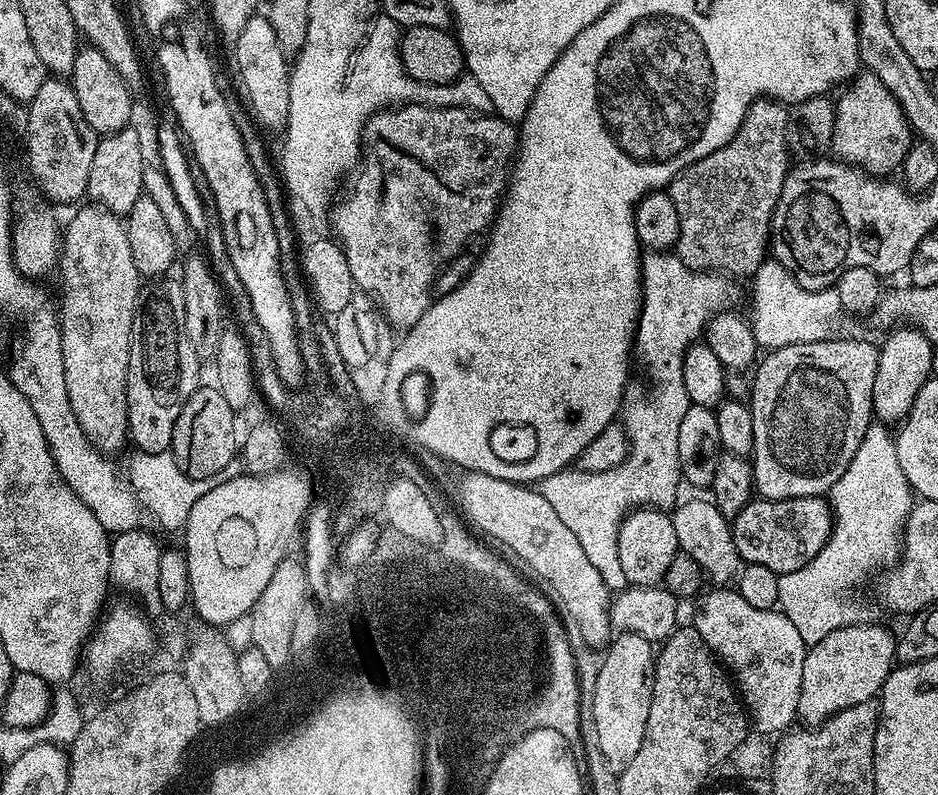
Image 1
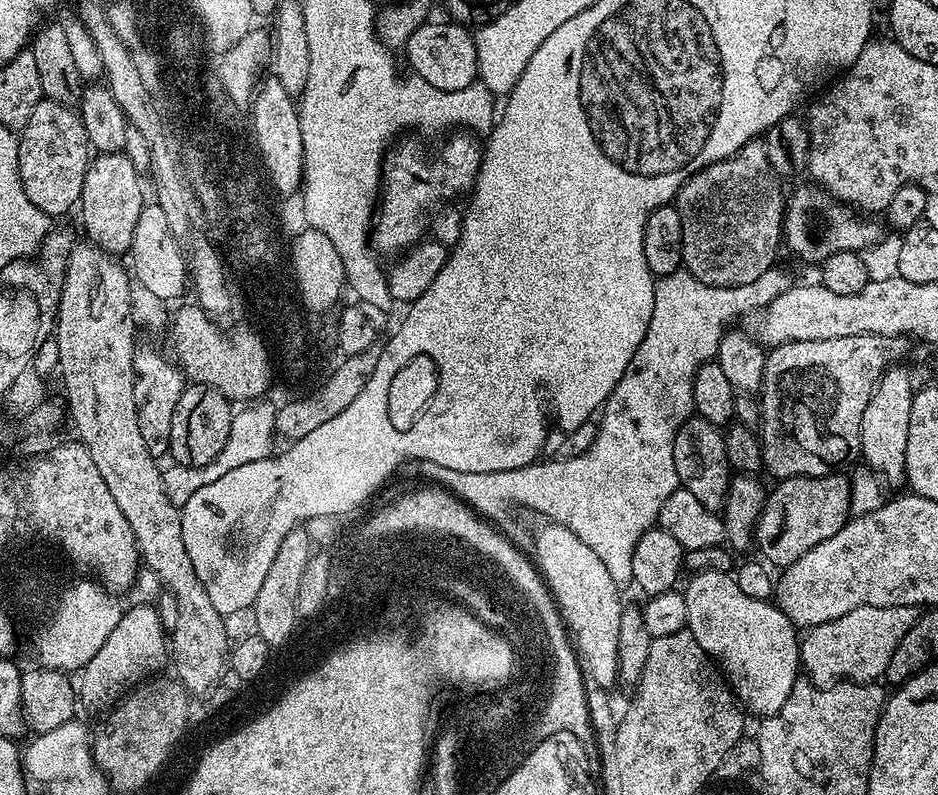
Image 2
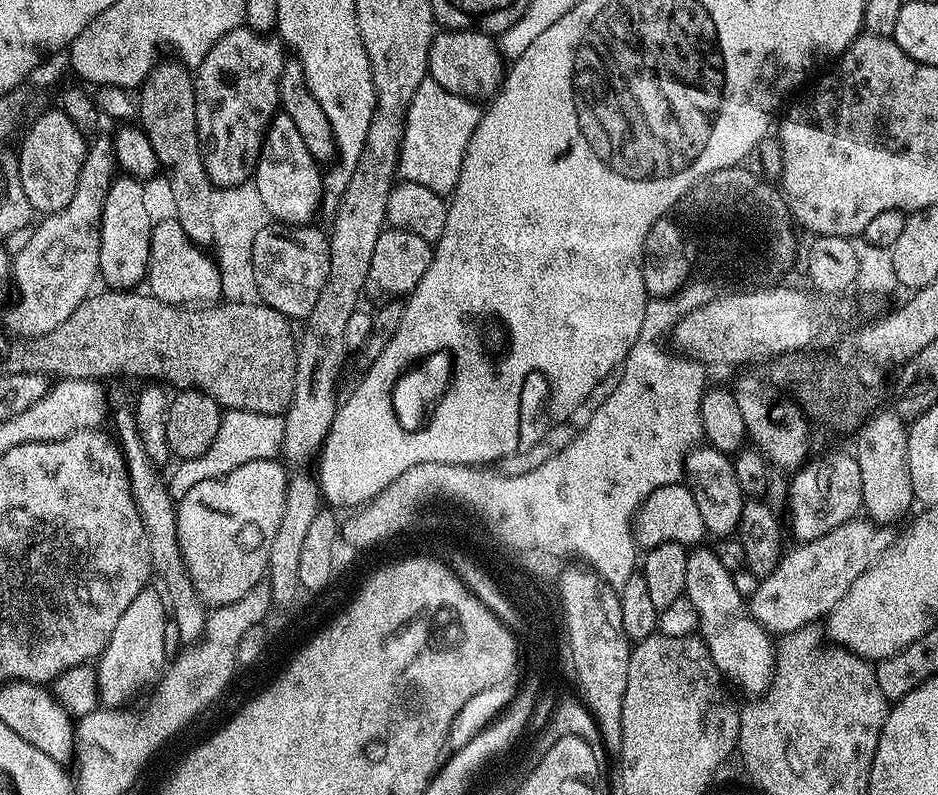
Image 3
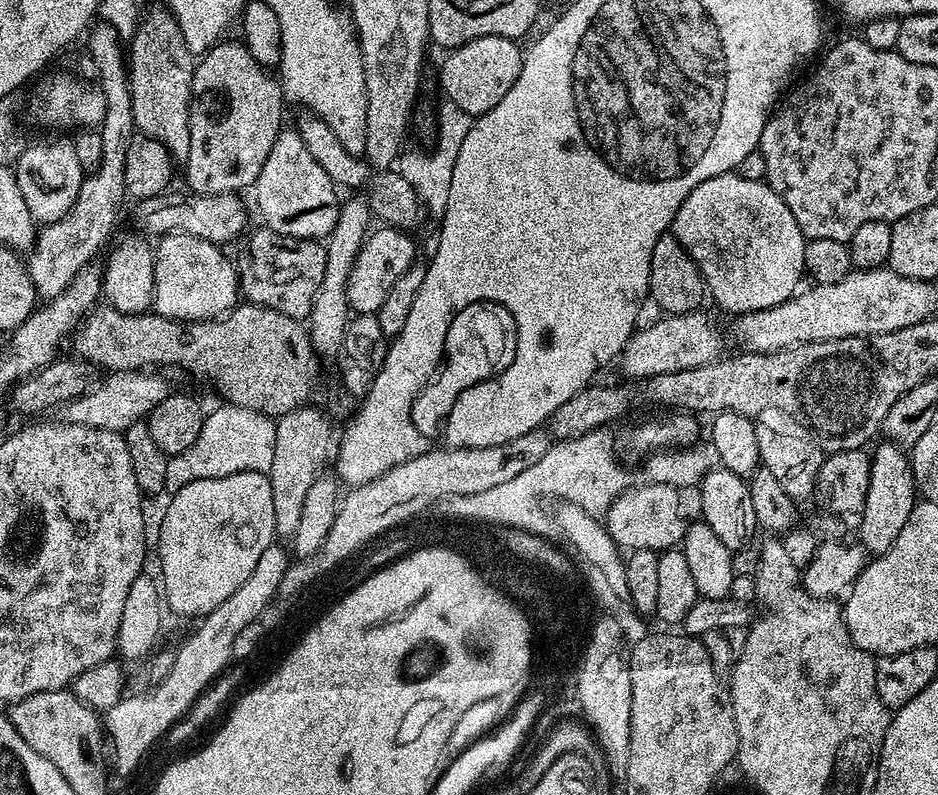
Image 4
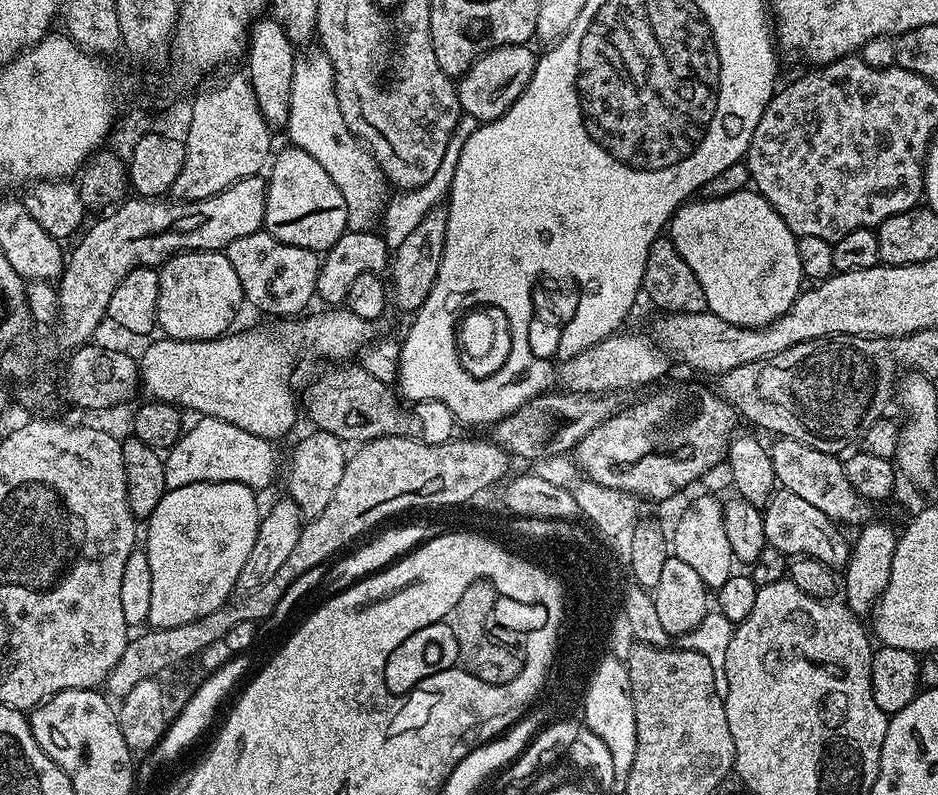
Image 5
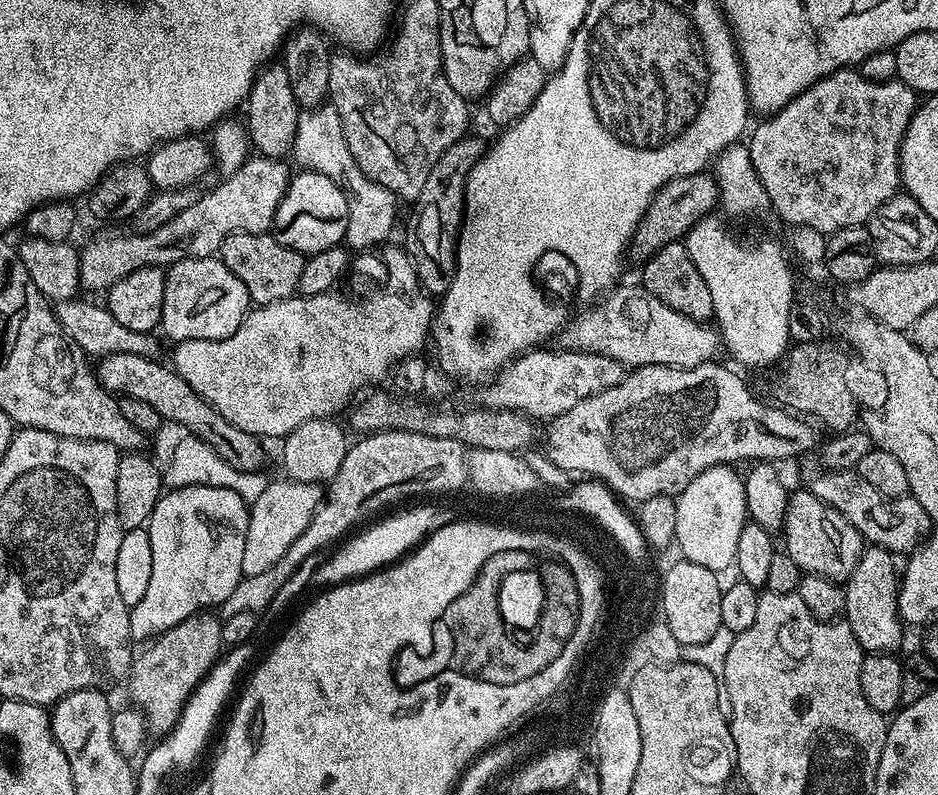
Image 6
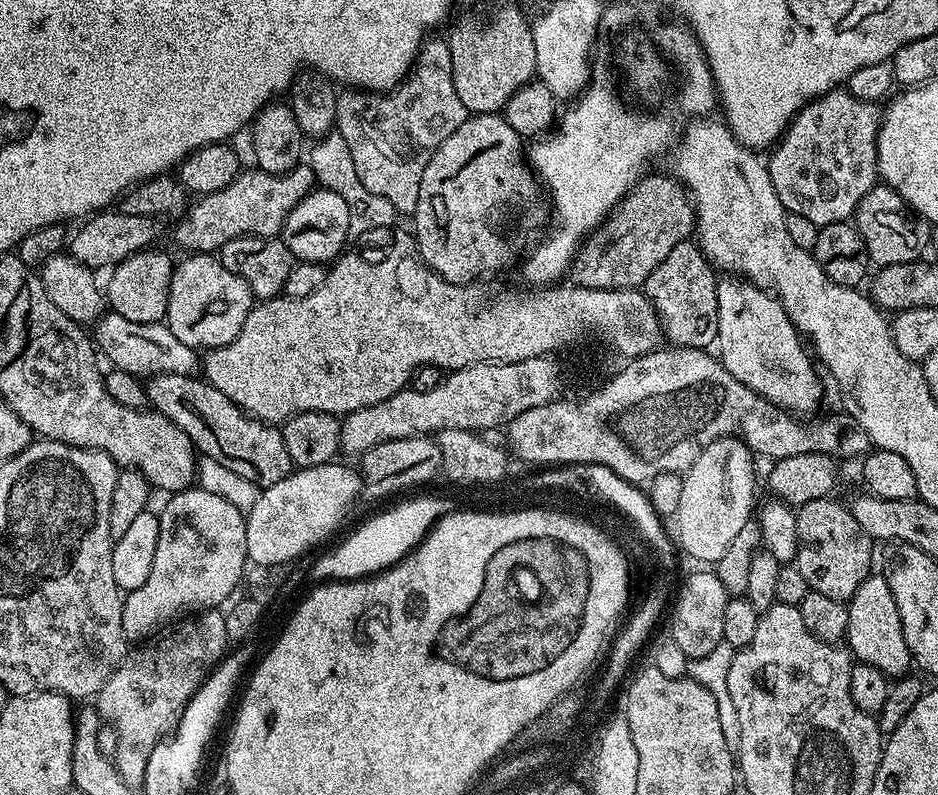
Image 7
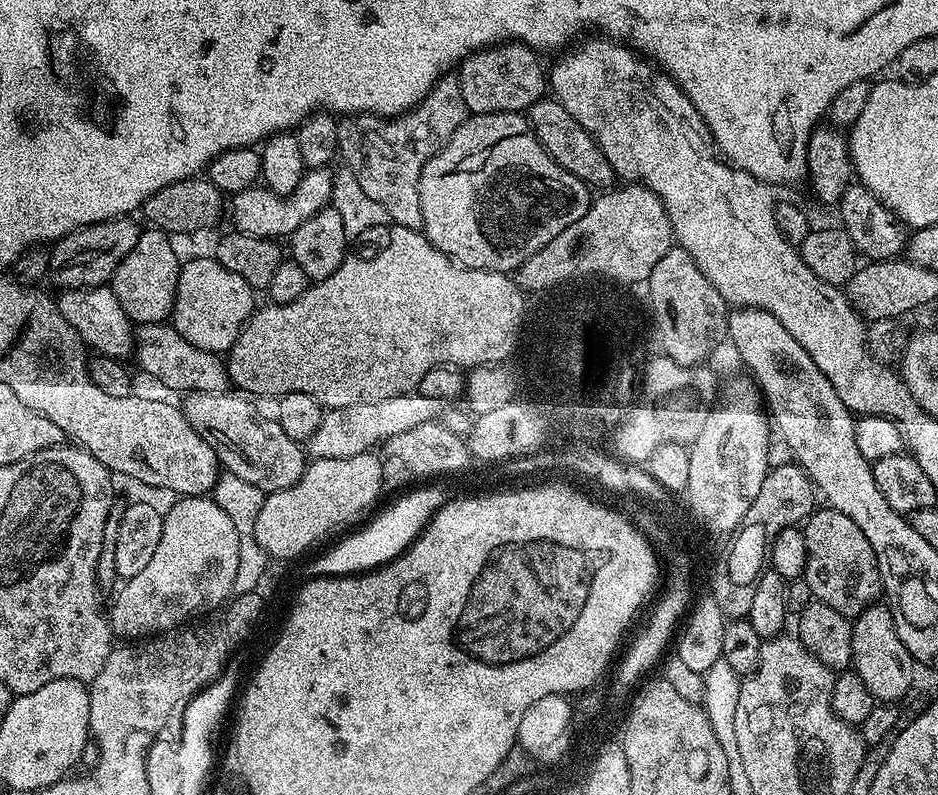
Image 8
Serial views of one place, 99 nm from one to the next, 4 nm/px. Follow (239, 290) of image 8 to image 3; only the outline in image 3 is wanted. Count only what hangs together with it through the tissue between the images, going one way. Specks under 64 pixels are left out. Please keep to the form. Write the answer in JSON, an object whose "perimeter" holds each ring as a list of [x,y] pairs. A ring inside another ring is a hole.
{"perimeter":[[[174,218],[168,220],[157,219],[152,226],[152,237],[150,238],[150,254],[148,255],[148,275],[146,277],[146,288],[151,295],[166,304],[175,306],[204,306],[209,302],[221,299],[219,270],[216,261],[211,255],[203,252],[204,249],[197,241],[187,236],[185,230]]]}

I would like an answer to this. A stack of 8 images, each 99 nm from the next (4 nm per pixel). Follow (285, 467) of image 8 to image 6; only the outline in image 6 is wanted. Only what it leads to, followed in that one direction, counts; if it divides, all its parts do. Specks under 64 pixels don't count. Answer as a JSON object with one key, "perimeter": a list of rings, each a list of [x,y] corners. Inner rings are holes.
{"perimeter":[[[111,352],[108,356],[99,357],[94,371],[100,385],[113,396],[138,398],[149,406],[154,406],[161,421],[173,420],[174,423],[181,424],[185,433],[209,444],[218,455],[226,458],[226,462],[230,462],[238,470],[261,471],[265,467],[261,437],[246,434],[246,430],[238,430],[238,426],[226,422],[226,418],[222,418],[222,414],[218,414],[218,410],[200,397],[171,367],[163,368],[158,361],[159,359],[150,356]]]}

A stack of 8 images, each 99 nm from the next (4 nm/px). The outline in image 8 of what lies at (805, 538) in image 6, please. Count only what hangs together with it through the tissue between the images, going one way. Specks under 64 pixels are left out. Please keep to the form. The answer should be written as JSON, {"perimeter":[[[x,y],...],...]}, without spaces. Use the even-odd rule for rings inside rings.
{"perimeter":[[[817,507],[803,521],[802,531],[808,551],[802,578],[817,601],[833,607],[839,614],[855,618],[881,599],[882,585],[874,550],[866,534],[862,534],[846,514],[836,508]]]}

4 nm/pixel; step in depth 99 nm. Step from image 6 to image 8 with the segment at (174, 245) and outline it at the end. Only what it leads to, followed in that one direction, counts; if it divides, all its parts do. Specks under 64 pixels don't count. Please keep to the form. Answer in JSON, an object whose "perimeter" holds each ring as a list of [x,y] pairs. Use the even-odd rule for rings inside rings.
{"perimeter":[[[331,167],[309,168],[304,177],[290,190],[288,196],[274,194],[269,188],[263,186],[251,186],[241,192],[235,193],[230,200],[230,212],[232,208],[231,227],[238,232],[245,232],[251,236],[267,236],[269,238],[291,237],[302,222],[312,218],[324,208],[329,207],[332,199],[332,186],[334,172]]]}

